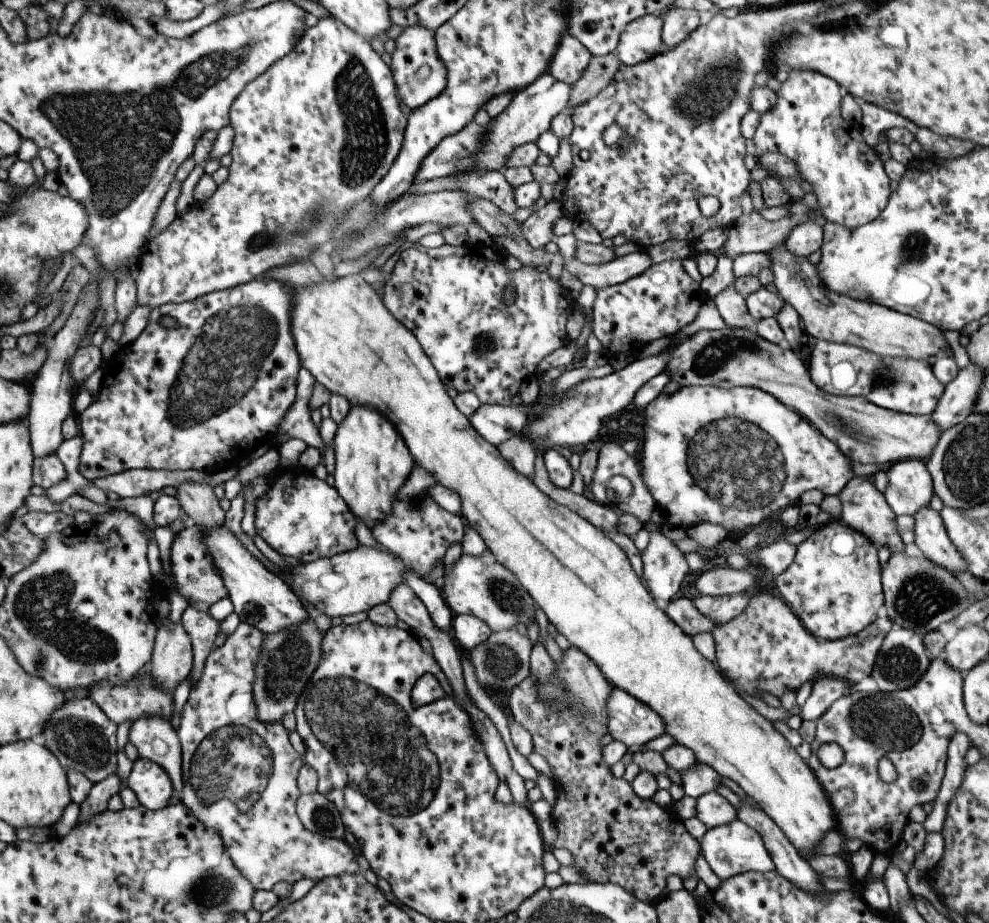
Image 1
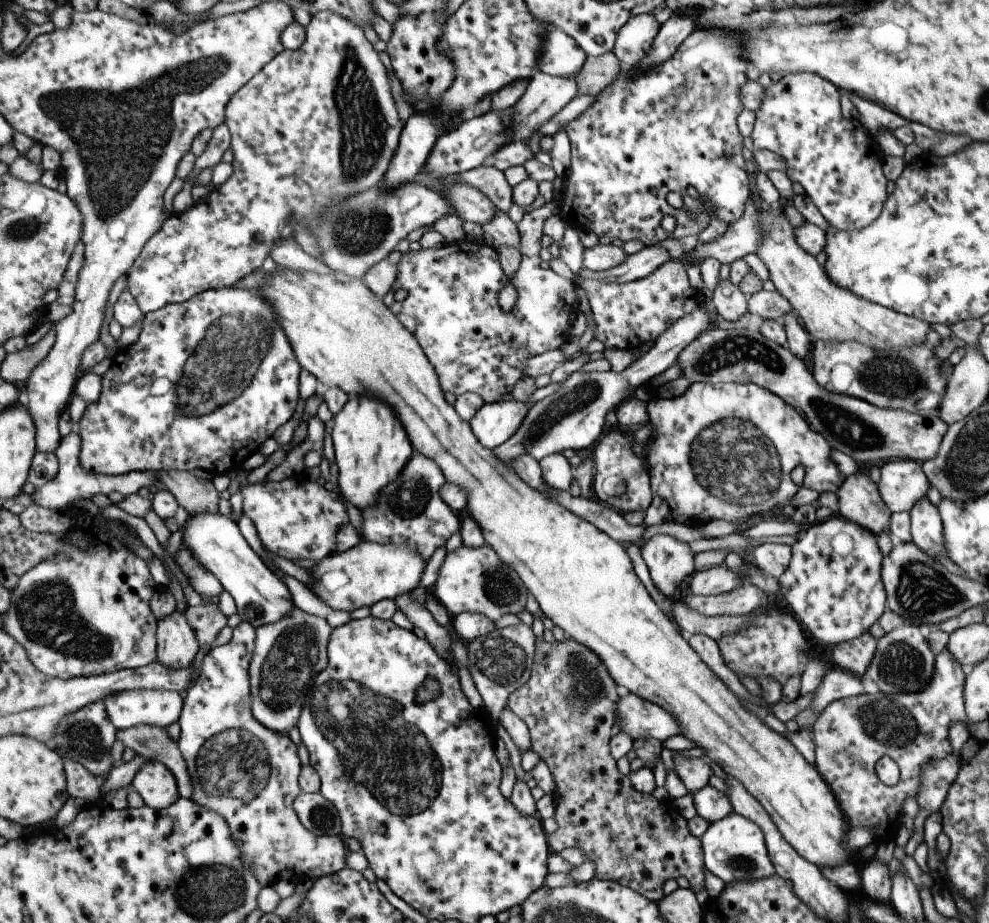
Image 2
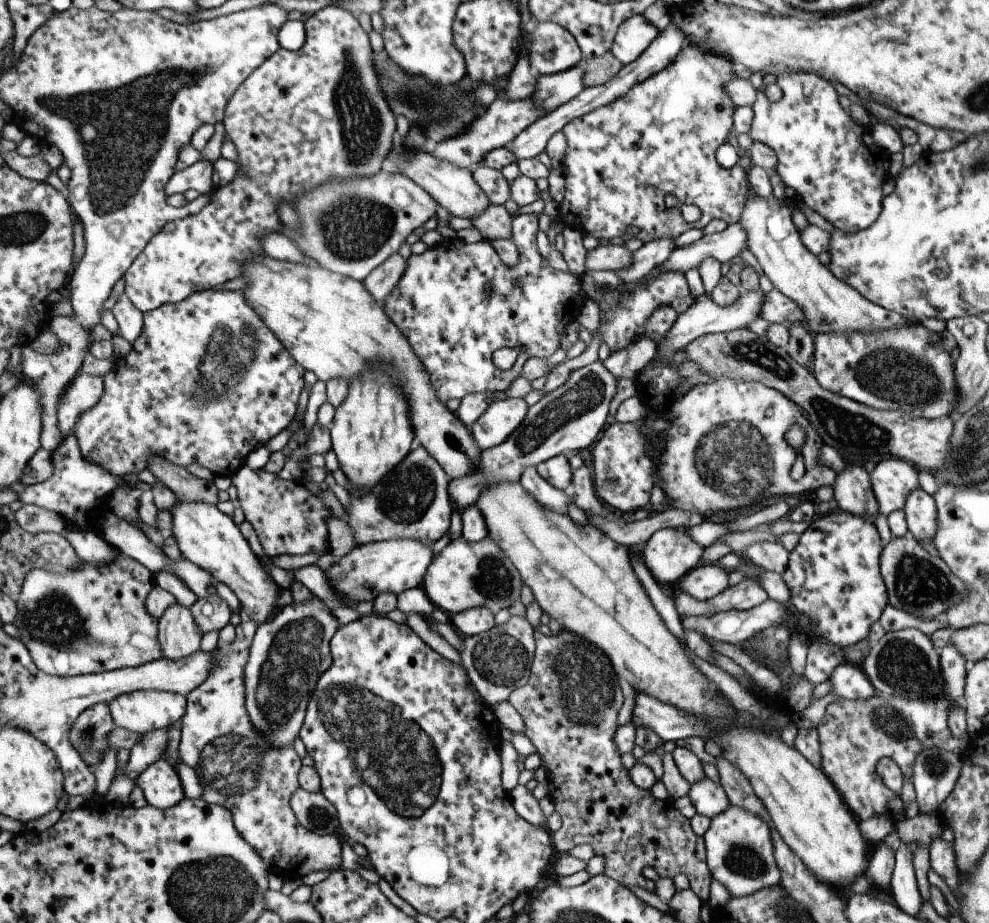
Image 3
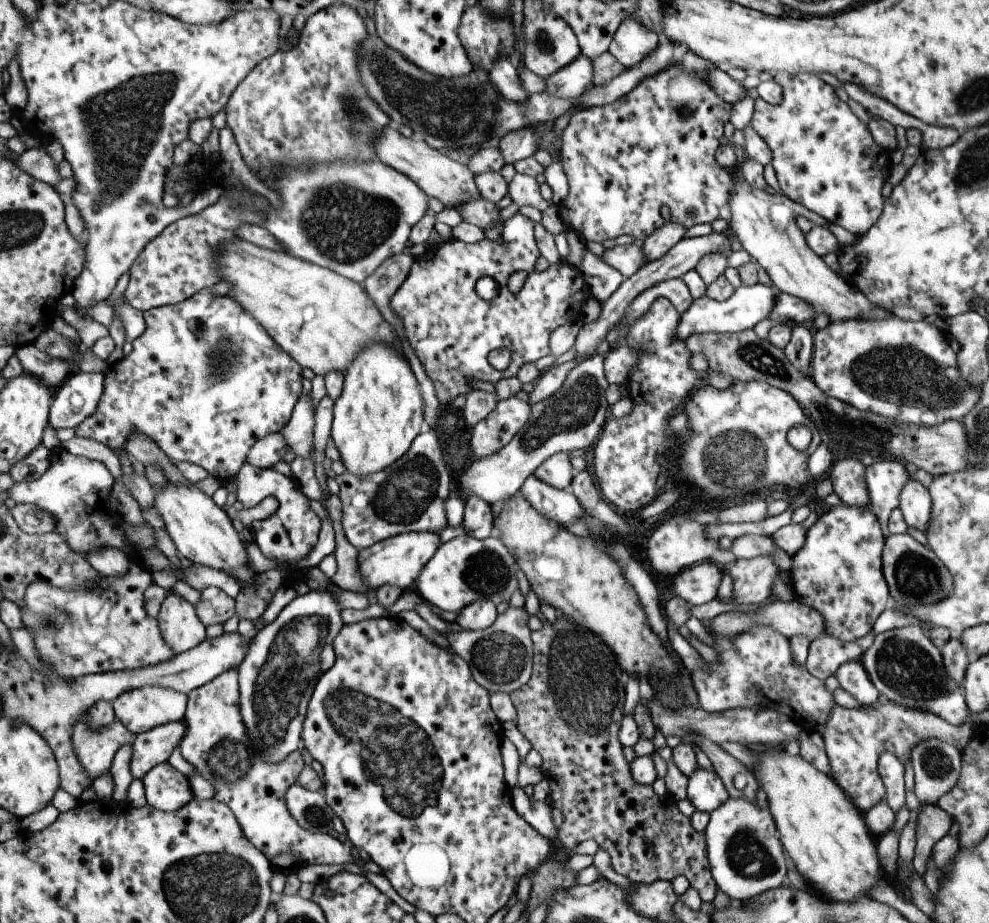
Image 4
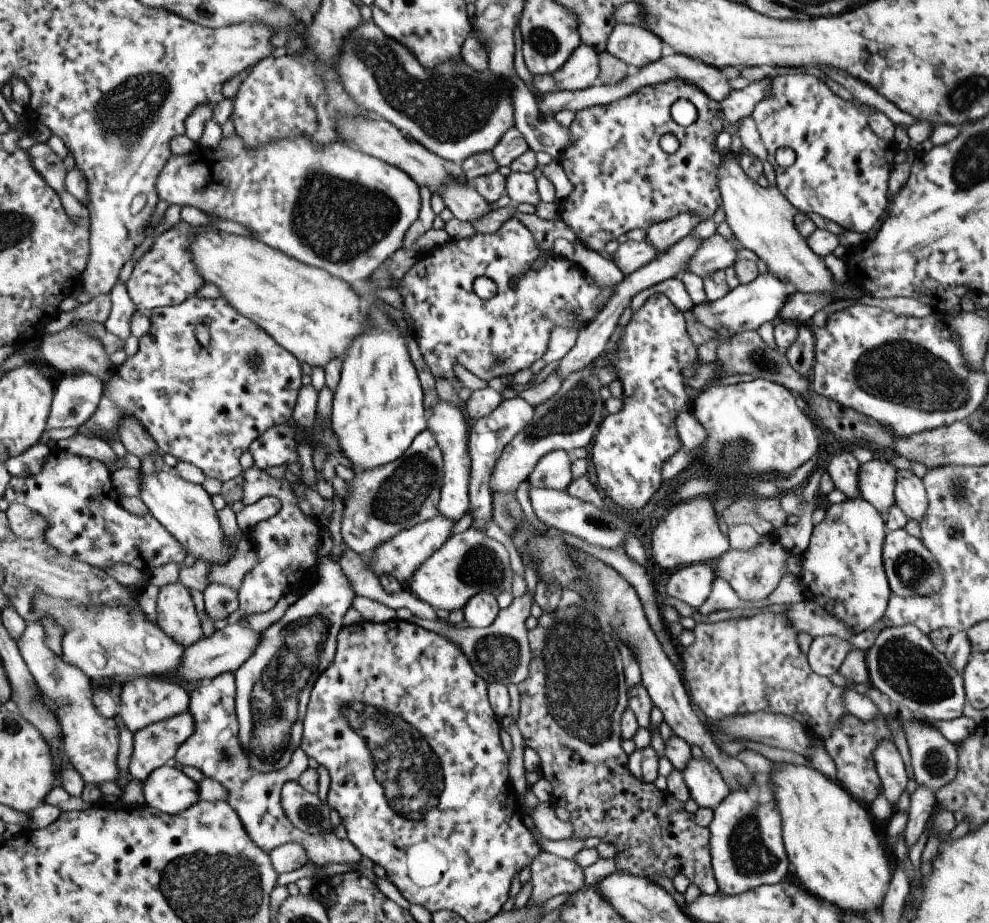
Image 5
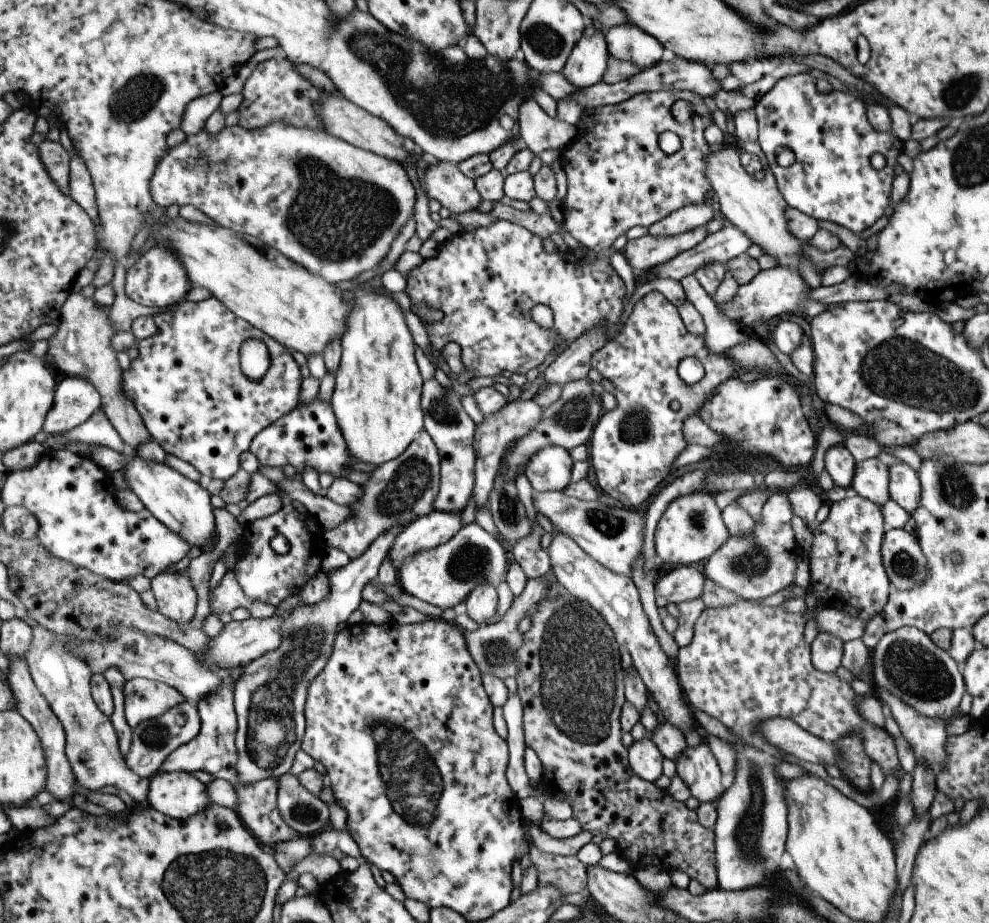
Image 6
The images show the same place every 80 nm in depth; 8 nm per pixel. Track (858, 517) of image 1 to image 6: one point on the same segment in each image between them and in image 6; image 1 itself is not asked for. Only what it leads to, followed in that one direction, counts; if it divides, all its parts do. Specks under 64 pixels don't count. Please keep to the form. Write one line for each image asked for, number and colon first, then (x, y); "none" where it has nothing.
2: (857, 499)
3: (851, 491)
4: (847, 475)
5: (843, 469)
6: (838, 463)

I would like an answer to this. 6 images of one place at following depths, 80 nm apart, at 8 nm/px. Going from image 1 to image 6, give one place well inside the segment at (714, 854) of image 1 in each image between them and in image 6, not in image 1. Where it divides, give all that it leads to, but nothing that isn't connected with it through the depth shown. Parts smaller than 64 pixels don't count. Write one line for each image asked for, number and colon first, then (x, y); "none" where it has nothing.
2: (733, 848)
3: (738, 852)
4: (745, 856)
5: (745, 843)
6: (745, 663)

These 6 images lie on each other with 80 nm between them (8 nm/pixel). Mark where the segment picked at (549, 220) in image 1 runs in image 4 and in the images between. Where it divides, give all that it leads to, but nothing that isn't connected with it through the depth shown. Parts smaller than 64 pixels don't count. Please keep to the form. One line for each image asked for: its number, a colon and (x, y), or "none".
2: (447, 297)
3: (457, 303)
4: (452, 329)

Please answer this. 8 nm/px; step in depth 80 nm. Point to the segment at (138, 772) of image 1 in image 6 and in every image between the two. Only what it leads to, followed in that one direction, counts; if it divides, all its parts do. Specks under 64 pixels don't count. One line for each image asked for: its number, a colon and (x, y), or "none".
2: (157, 785)
3: (161, 784)
4: (167, 789)
5: (169, 790)
6: (180, 795)

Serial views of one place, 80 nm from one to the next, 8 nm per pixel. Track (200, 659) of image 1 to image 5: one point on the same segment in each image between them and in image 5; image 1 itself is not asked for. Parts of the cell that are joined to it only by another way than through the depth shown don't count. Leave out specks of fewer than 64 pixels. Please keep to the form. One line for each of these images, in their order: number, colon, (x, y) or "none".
2: (207, 620)
3: (212, 613)
4: (215, 607)
5: (221, 601)

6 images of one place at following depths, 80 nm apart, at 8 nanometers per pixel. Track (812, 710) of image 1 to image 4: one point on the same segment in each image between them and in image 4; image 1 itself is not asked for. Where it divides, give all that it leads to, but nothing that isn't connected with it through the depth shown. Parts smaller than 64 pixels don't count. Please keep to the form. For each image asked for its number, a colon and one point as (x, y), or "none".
2: (837, 684)
3: (847, 681)
4: (851, 676)

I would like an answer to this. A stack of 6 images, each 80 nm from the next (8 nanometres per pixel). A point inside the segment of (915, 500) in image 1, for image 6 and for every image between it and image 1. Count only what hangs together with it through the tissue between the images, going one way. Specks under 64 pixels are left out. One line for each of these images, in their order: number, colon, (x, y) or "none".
2: (901, 482)
3: (891, 480)
4: (884, 479)
5: (876, 479)
6: (870, 479)

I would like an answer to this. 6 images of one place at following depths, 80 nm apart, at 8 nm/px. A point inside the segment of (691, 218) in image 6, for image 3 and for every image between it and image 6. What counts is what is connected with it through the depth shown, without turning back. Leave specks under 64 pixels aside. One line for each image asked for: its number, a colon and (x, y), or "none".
3: (651, 254)
4: (653, 247)
5: (662, 235)

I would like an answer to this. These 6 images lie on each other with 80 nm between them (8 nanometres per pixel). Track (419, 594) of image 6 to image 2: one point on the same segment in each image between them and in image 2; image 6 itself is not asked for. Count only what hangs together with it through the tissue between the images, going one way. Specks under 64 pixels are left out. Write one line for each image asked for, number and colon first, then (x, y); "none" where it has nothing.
2: (475, 580)
3: (464, 575)
4: (464, 570)
5: (468, 563)

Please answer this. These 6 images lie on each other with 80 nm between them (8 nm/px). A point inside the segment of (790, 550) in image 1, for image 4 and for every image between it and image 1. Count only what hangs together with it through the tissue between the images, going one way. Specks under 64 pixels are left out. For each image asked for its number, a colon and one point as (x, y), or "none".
2: (771, 559)
3: (769, 556)
4: (746, 546)

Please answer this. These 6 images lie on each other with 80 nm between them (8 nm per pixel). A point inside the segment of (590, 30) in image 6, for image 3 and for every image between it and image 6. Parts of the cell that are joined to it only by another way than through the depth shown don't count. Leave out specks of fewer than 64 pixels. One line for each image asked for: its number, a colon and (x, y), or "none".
3: (552, 91)
4: (569, 82)
5: (579, 71)

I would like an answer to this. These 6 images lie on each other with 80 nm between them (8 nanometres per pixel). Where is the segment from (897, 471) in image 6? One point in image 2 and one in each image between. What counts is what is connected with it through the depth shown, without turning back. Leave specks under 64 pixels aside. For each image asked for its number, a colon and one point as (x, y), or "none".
2: (925, 526)
3: (920, 515)
4: (914, 502)
5: (909, 494)

